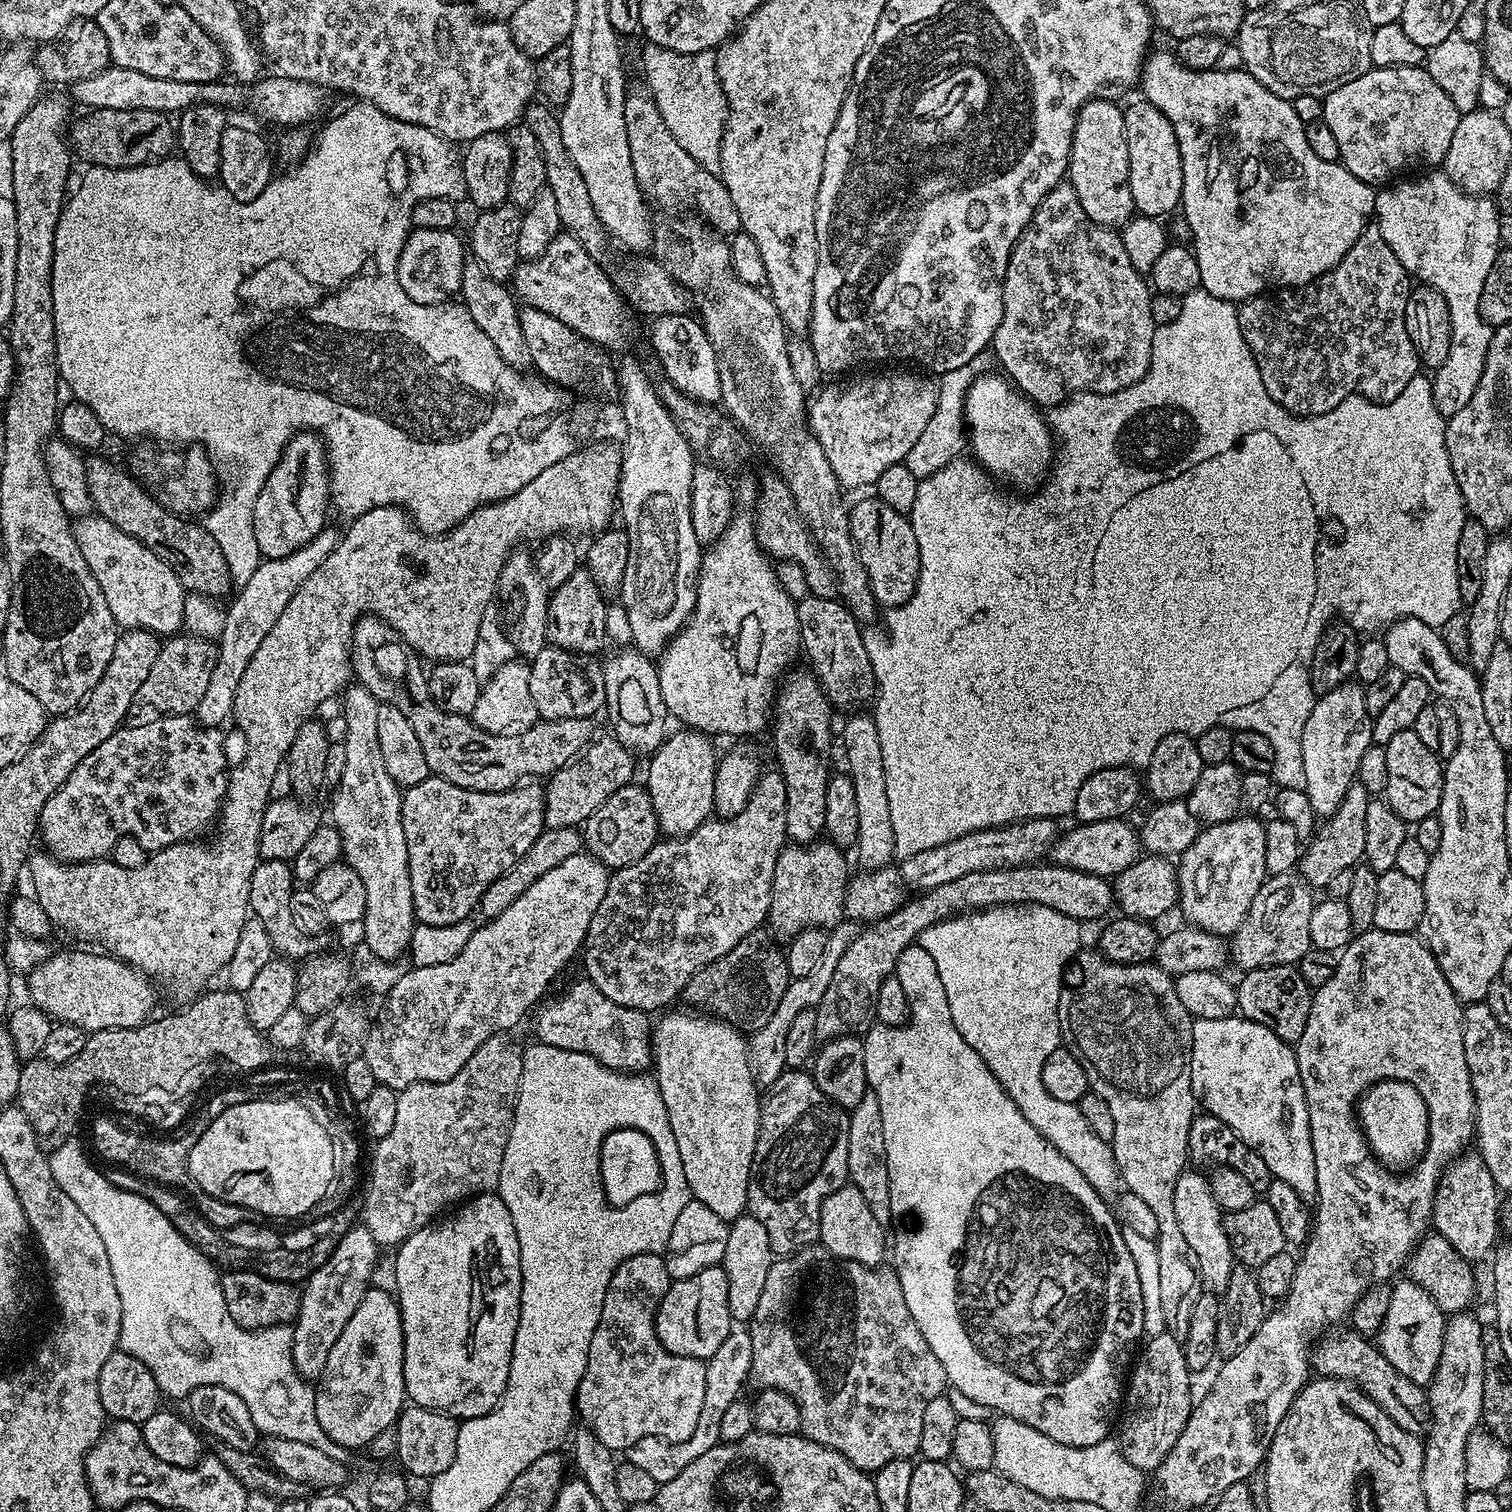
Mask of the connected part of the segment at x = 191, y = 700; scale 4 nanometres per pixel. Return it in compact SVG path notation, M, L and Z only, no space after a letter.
M177 634L167 637L161 643L160 653L158 658L154 658L154 667L150 670L146 682L142 682L142 686L138 686L136 704L140 706L145 704L146 707L153 708L153 713L156 714L186 716L195 713L198 702L202 702L202 697L206 695L206 689L210 678L214 674L214 666L218 662L219 653L220 649L215 639L198 637L191 634Z

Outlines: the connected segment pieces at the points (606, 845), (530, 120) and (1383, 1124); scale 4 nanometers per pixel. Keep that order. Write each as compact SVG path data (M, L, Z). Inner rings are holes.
M633 782L614 790L598 810L582 825L582 844L589 856L600 860L609 870L625 868L642 858L657 844L661 835L658 818L654 814L654 802L647 787Z
M533 102L524 111L522 120L530 130L534 130L534 138L538 138L538 146L542 146L542 162L546 162L546 190L554 194L561 229L567 235L578 238L578 242L582 242L582 246L586 246L586 250L592 256L603 257L604 247L610 244L610 237L605 232L598 214L594 214L594 202L590 202L586 182L582 179L578 166L574 166L574 158L570 158L570 150L566 150L566 142L562 142L559 115L547 103Z
M1382 1084L1368 1094L1368 1098L1362 1104L1362 1114L1358 1118L1356 1132L1362 1140L1362 1144L1367 1144L1366 1156L1368 1154L1380 1154L1390 1164L1406 1164L1406 1166L1412 1166L1416 1170L1418 1166L1414 1166L1414 1164L1422 1162L1420 1160L1420 1148L1422 1148L1424 1140L1432 1138L1428 1124L1426 1124L1426 1118L1424 1118L1422 1100L1414 1090L1404 1088L1402 1090L1406 1097L1404 1108L1388 1108L1389 1092L1388 1084Z

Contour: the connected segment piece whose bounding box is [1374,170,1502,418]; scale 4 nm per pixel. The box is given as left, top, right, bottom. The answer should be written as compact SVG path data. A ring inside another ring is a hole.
M1428 170L1417 180L1404 180L1389 183L1376 192L1375 227L1380 229L1382 238L1386 238L1386 246L1398 254L1398 262L1402 262L1409 277L1431 286L1446 298L1446 306L1450 306L1450 354L1442 366L1435 369L1431 377L1434 406L1444 417L1458 414L1470 398L1474 398L1474 390L1478 390L1478 378L1482 378L1482 370L1486 366L1486 350L1492 341L1493 325L1487 324L1478 310L1478 302L1482 296L1483 283L1490 266L1502 249L1500 239L1500 209L1495 199L1488 196L1471 196L1464 192L1443 170Z

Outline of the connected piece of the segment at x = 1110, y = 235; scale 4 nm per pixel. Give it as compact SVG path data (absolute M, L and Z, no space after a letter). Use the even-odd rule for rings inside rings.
M1062 182L1058 186L1054 186L1054 190L1050 190L1046 194L1046 198L1042 198L1042 202L1034 210L1026 230L1012 247L1010 262L1006 266L1006 274L1004 275L1002 322L998 322L998 330L994 330L994 338L990 345L991 355L994 360L994 355L996 355L997 362L1004 367L1002 369L1003 375L1019 391L1023 392L1033 404L1043 406L1048 410L1055 408L1058 404L1063 404L1069 396L1074 396L1077 392L1110 394L1123 388L1129 388L1131 384L1141 380L1148 373L1148 367L1150 366L1152 343L1158 327L1150 314L1152 297L1153 293L1150 291L1149 281L1145 279L1141 272L1134 270L1134 266L1130 263L1130 257L1126 254L1126 246L1122 242L1120 232L1095 224L1086 214L1086 210L1082 210L1082 202L1078 202L1078 194L1074 190L1074 186Z

